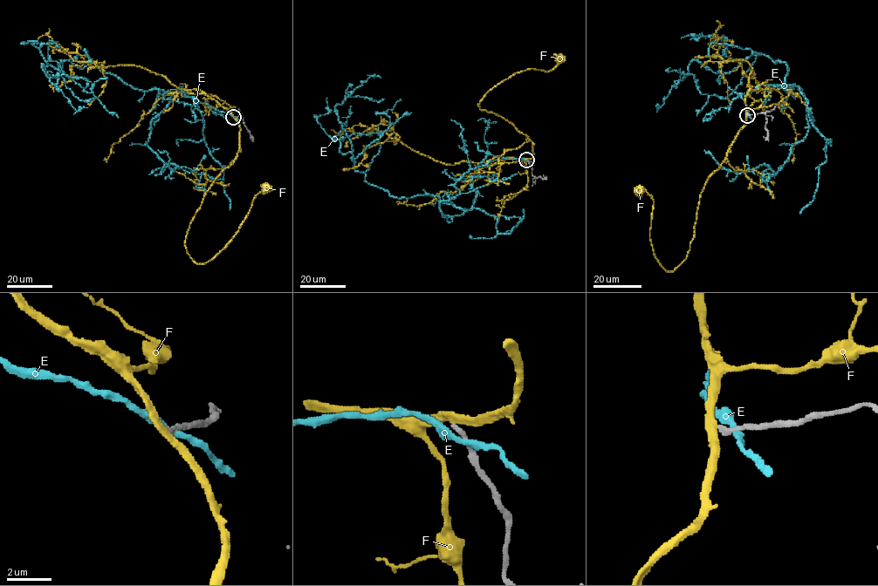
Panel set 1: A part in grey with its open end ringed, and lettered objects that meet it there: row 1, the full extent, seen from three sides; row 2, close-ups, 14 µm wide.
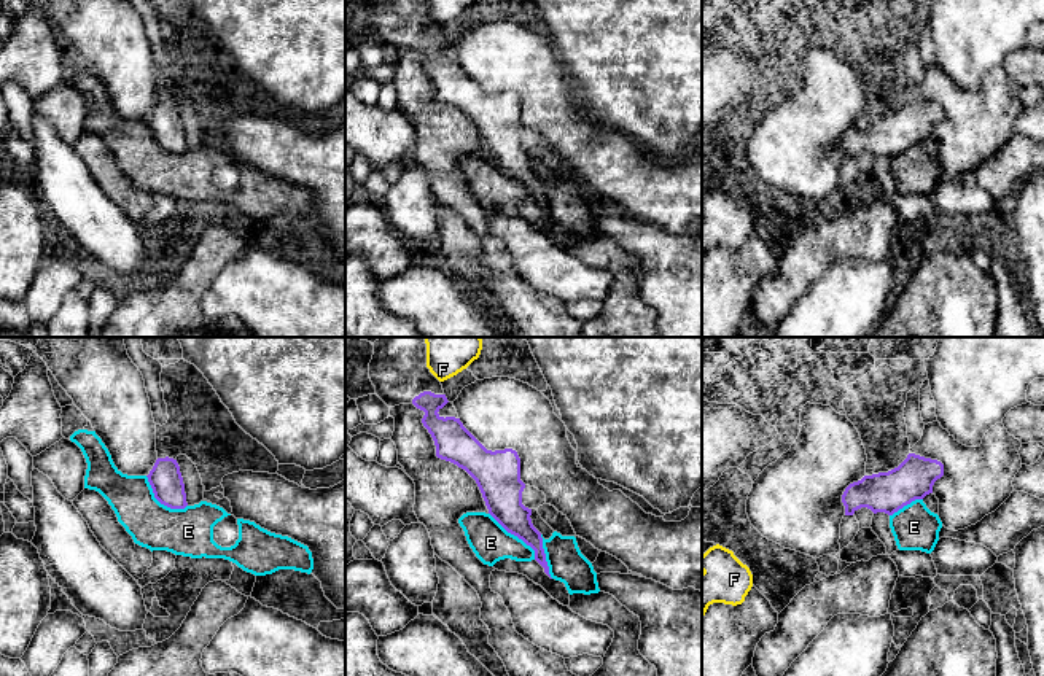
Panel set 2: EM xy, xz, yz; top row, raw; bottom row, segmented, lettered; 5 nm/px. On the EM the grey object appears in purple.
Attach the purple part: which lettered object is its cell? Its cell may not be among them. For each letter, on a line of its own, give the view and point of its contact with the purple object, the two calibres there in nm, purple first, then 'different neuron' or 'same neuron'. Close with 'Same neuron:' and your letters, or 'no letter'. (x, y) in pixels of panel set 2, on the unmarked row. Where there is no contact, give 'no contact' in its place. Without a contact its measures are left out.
E: meets purple in xy at (161, 147); 160 nm thick on the purple side, 240 nm on the other; different neuron
F: no contact; different neuron
Same neuron: no letter

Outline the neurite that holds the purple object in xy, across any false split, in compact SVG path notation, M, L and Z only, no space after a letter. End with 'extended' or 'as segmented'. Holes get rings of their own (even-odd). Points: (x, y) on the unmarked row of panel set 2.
M169 100L158 102L146 121L154 142L161 148L170 153L185 153L188 150L185 127L177 103Z; as segmented

